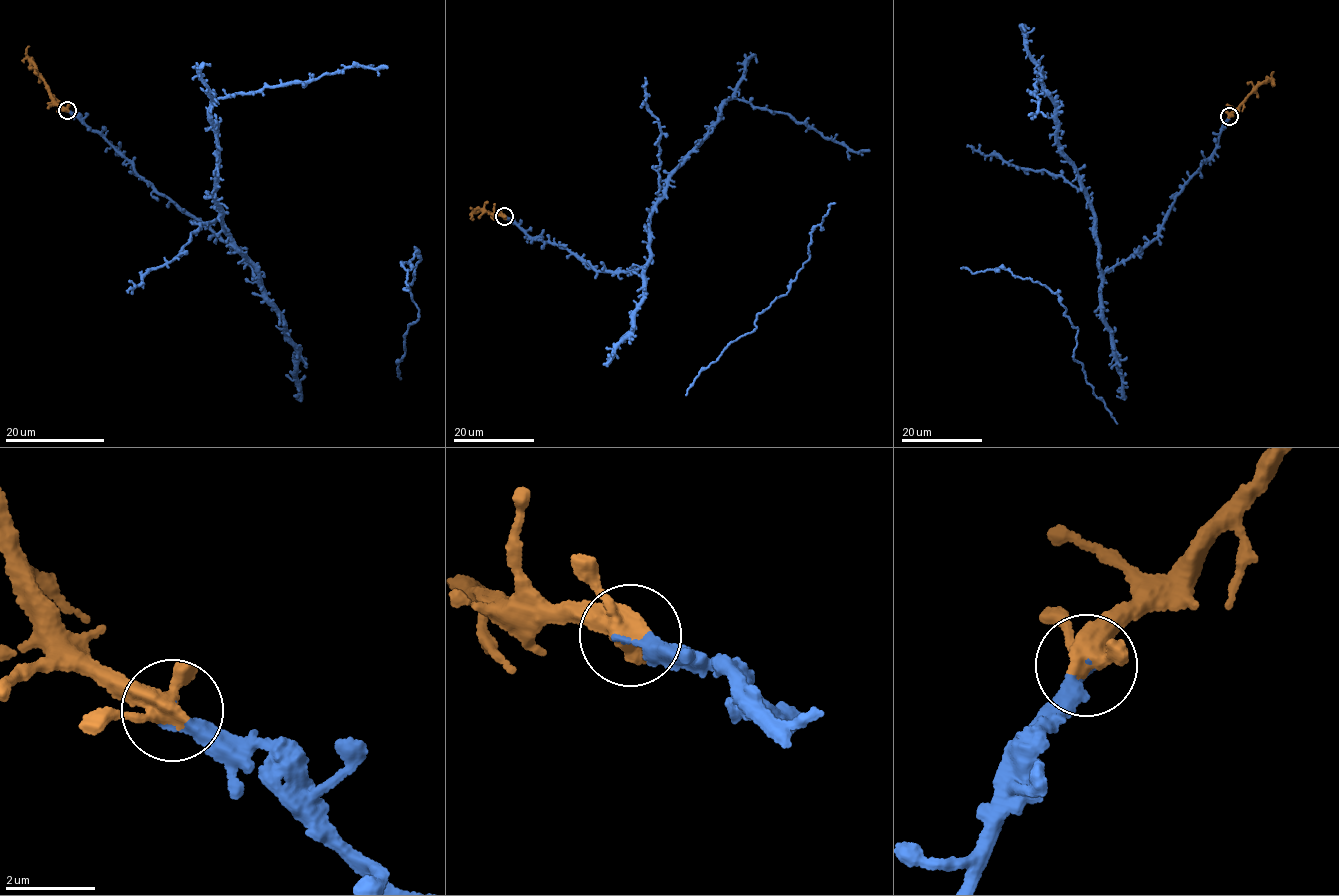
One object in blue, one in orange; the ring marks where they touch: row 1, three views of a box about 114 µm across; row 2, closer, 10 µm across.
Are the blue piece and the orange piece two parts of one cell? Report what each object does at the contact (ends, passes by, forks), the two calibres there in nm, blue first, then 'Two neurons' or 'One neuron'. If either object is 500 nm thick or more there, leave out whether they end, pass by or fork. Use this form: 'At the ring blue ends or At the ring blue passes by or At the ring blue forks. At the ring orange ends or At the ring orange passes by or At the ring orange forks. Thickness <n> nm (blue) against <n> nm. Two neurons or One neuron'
At the ring blue ends. At the ring orange passes by. Thickness 70 nm (blue) against 440 nm. One neuron

